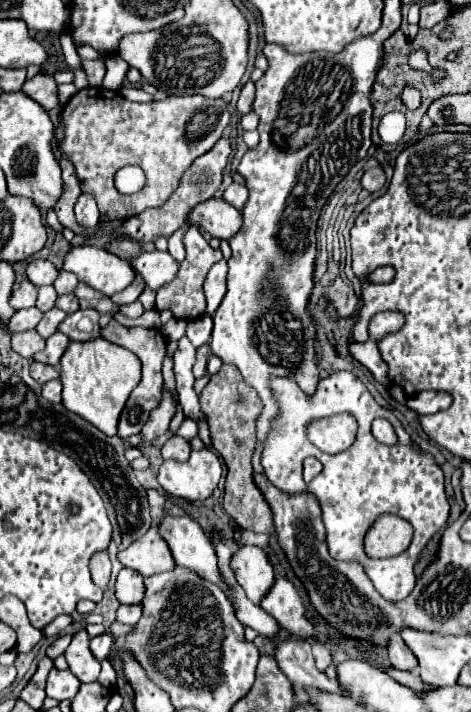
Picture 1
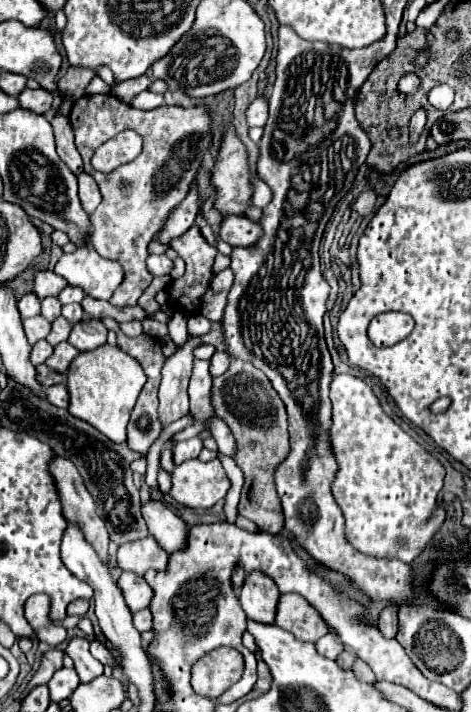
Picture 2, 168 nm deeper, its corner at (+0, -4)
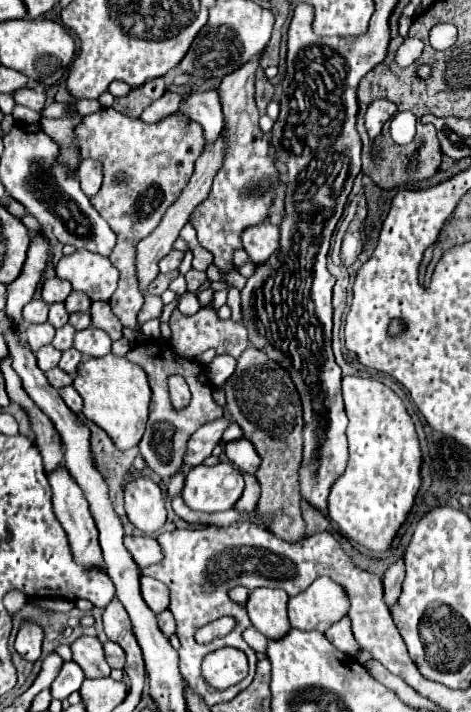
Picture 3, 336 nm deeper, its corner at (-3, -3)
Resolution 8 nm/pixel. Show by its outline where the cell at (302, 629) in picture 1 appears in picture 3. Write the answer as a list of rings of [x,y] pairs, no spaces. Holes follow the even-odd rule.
[[[320,577],[306,591],[292,597],[288,617],[294,629],[326,631],[350,609],[350,599],[342,585]]]

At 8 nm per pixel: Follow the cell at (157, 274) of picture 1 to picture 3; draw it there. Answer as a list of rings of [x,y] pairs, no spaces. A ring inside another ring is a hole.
[[[172,249],[172,251],[160,261],[160,273],[170,273],[170,271],[178,269],[180,263],[182,263],[182,259],[184,259],[184,251]]]

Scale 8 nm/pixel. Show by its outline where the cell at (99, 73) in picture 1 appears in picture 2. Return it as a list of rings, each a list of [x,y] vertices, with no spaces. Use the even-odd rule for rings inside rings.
[[[69,68],[65,72],[65,76],[59,80],[59,90],[71,94],[75,100],[81,98],[85,94],[85,86],[95,78],[95,70],[87,70],[87,68]]]

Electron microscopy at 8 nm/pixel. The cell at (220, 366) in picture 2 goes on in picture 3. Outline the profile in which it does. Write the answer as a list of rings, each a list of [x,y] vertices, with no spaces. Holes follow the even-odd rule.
[[[216,355],[214,361],[208,365],[206,369],[206,375],[210,379],[212,385],[224,385],[226,379],[234,373],[236,369],[236,359],[230,357],[230,355]]]

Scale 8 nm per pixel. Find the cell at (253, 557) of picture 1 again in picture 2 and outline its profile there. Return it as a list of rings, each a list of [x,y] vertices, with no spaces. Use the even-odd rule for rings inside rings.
[[[263,572],[247,574],[239,592],[239,602],[247,618],[263,624],[273,624],[277,600],[279,588],[275,588],[275,582],[269,576],[263,576]]]

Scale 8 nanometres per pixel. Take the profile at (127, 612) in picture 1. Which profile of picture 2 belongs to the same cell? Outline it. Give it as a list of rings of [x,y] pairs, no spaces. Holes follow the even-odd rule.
[[[145,608],[145,610],[139,610],[139,612],[133,612],[133,626],[143,632],[143,630],[151,630],[151,612]]]

